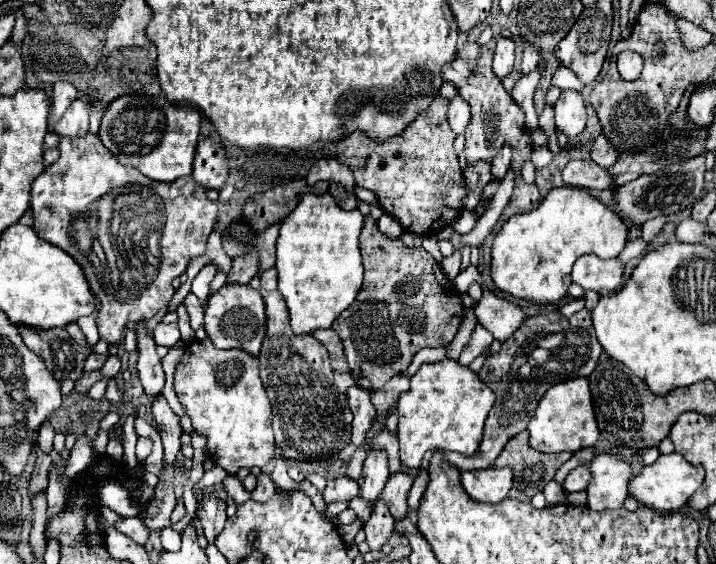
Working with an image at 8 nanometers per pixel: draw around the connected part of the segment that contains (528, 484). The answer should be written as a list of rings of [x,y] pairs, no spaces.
[[[527,430],[513,436],[503,448],[503,452],[497,456],[493,466],[509,466],[513,470],[513,486],[531,498],[541,492],[549,480],[553,480],[557,468],[563,466],[573,454],[561,452],[555,456],[547,456],[543,452],[535,452],[533,448],[529,448],[527,438]]]

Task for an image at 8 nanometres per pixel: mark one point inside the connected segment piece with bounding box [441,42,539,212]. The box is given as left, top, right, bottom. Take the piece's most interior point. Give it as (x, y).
(496, 120)

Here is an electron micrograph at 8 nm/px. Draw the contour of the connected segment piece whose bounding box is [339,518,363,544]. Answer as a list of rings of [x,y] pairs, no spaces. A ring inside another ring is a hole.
[[[357,518],[355,522],[351,522],[351,524],[347,524],[347,526],[339,526],[339,534],[343,536],[343,540],[347,542],[347,544],[353,544],[353,538],[357,536],[357,532],[363,528],[363,520],[361,518]]]

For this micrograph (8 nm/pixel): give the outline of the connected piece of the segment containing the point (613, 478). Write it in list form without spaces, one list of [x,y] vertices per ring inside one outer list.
[[[599,454],[591,460],[589,468],[591,482],[587,486],[587,506],[597,512],[623,508],[623,502],[627,498],[627,484],[633,478],[631,466],[617,456]]]

